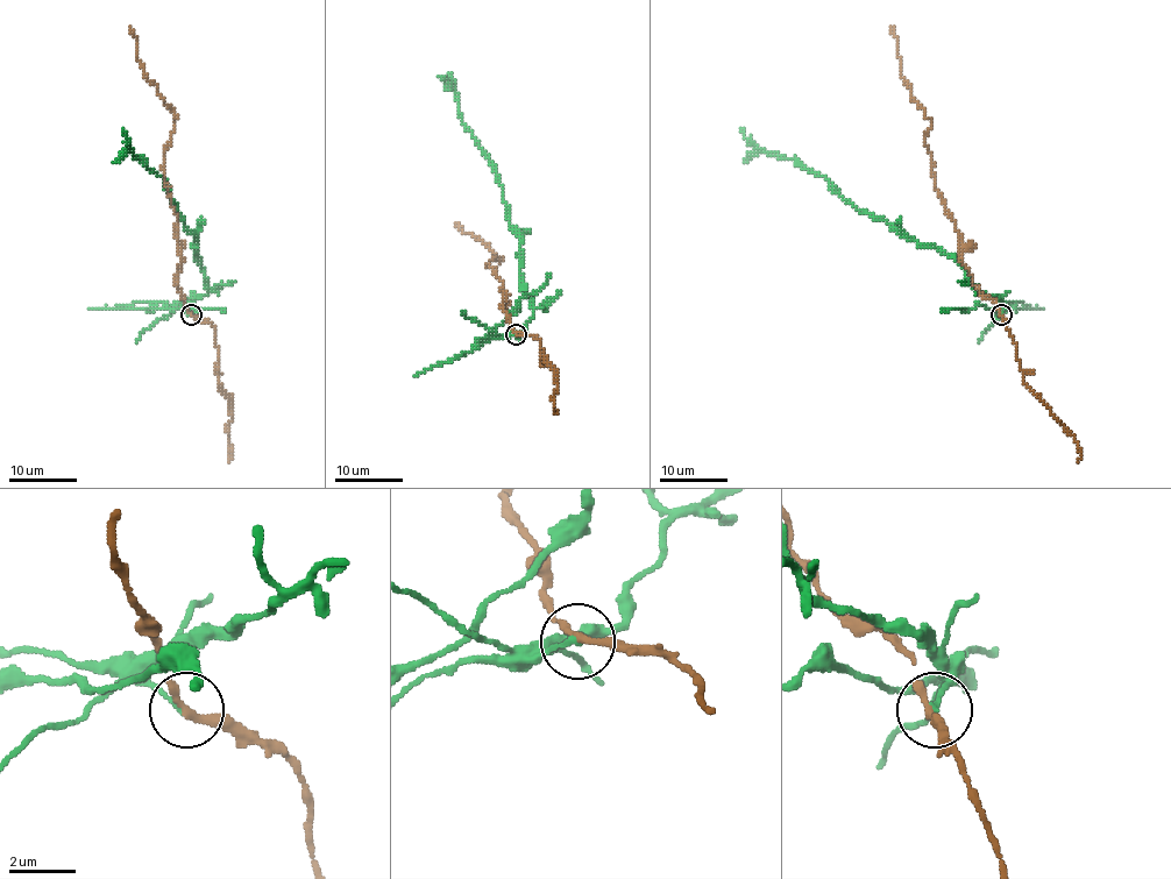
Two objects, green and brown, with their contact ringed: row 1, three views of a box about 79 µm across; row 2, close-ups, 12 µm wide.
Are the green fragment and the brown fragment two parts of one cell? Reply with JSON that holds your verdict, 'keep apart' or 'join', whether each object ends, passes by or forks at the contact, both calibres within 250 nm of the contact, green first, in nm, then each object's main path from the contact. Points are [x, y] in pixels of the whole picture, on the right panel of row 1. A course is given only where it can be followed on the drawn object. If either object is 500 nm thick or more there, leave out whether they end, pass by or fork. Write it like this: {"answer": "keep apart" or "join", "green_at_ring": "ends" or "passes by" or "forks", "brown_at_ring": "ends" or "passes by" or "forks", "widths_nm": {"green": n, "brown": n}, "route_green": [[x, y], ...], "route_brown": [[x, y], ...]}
{"answer": "keep apart", "green_at_ring": "ends", "brown_at_ring": "ends", "widths_nm": {"green": 190, "brown": 300}, "route_green": [[1001, 314], [1003, 304], [974, 289], [951, 256], [853, 207], [823, 177], [761, 151], [742, 129]], "route_brown": [[1000, 314], [960, 260], [959, 232], [934, 181], [925, 143], [932, 122], [901, 77], [891, 27]]}

